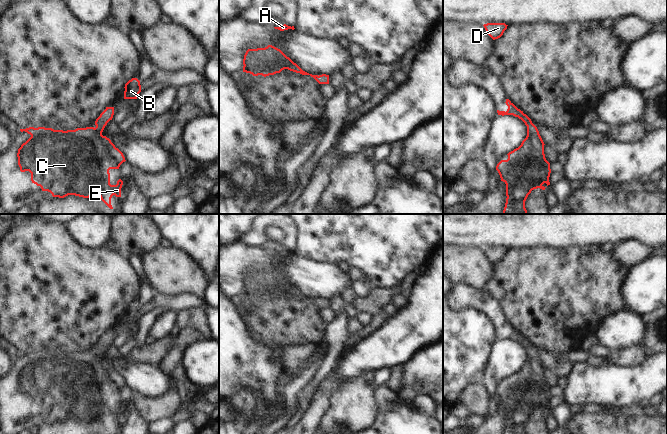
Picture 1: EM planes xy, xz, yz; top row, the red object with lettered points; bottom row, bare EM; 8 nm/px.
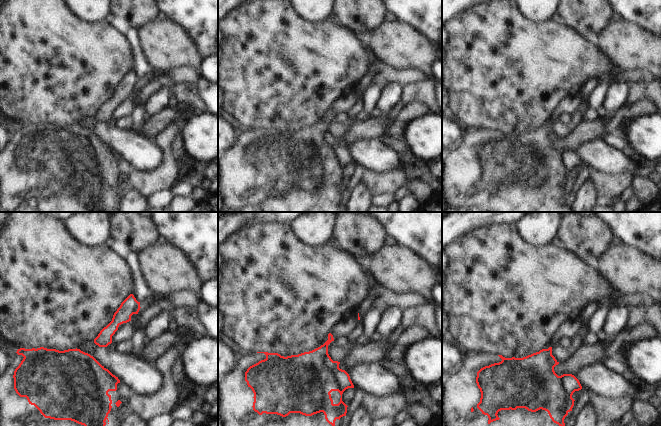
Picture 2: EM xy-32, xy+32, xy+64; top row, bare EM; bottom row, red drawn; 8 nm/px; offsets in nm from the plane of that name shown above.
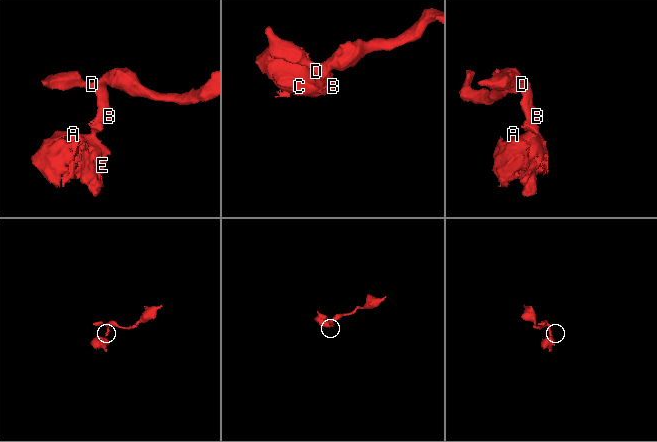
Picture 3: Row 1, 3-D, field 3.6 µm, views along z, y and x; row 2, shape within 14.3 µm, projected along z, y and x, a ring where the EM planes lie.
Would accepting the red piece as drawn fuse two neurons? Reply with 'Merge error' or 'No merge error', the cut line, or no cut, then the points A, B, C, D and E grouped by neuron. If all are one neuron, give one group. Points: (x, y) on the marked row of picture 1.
No merge error. No split. Groups: A B C D E

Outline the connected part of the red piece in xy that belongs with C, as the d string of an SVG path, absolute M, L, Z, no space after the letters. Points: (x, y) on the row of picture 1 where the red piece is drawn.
M114 107L106 109L96 119L96 127L77 128L75 130L54 130L45 127L29 127L20 129L31 137L18 149L18 165L21 172L31 173L32 183L40 186L42 191L48 191L53 197L64 198L75 195L89 198L99 195L110 208L113 195L121 197L123 181L119 179L116 185L110 184L110 169L119 169L125 162L123 153L115 147L109 138L102 135L107 123L112 120Z

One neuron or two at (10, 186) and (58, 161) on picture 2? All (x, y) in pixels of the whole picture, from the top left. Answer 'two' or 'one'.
one

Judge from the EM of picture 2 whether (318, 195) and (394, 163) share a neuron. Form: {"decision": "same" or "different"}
{"decision": "different"}

